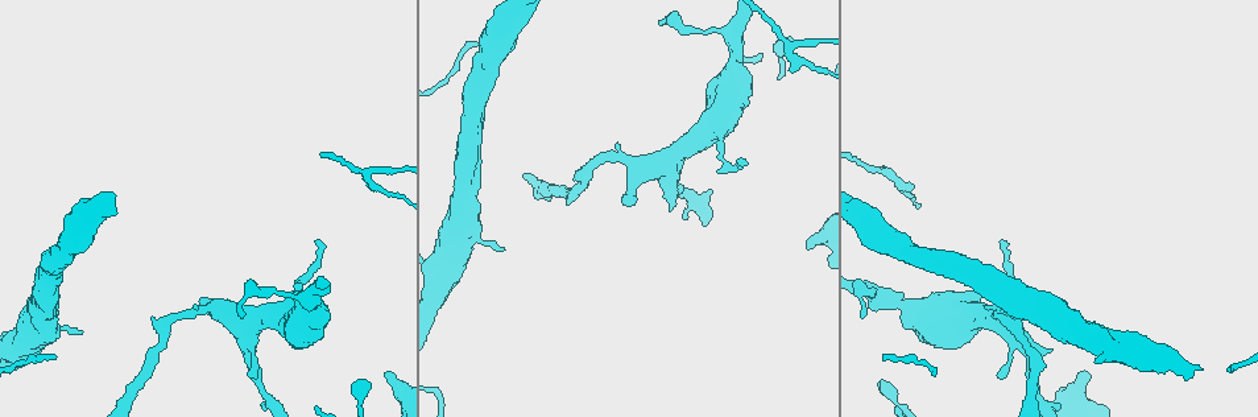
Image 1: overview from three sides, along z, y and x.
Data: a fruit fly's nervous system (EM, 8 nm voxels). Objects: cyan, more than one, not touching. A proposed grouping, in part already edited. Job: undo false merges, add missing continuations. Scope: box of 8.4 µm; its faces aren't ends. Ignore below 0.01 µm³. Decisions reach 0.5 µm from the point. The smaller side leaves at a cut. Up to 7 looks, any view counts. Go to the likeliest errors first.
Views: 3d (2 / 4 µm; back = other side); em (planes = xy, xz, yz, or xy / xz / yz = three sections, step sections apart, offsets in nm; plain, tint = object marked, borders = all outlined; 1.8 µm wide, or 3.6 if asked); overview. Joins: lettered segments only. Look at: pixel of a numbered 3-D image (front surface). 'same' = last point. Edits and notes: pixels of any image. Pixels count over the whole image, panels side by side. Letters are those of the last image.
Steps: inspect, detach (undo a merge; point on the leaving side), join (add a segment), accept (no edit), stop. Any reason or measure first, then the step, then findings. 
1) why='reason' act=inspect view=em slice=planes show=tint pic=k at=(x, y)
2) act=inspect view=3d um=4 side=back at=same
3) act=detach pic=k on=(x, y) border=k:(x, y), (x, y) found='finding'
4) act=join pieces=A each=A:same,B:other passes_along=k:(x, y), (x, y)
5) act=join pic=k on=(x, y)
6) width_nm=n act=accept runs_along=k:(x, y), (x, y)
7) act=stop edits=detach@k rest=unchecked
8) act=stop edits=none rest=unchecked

why='branch stops here' act=inspect view=3d um=4 pic=1 at=(1087, 375)

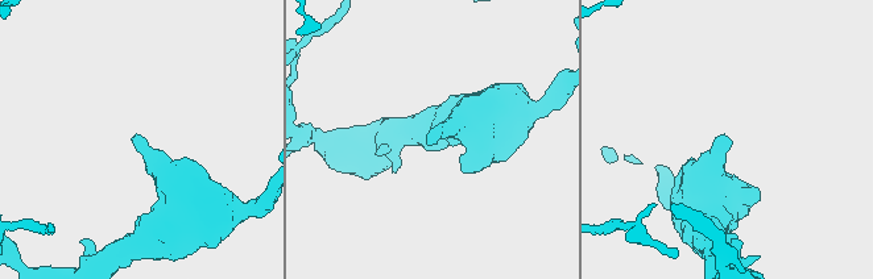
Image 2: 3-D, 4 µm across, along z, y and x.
act=inspect view=em slice=planes show=borders pic=2 at=(427, 143)

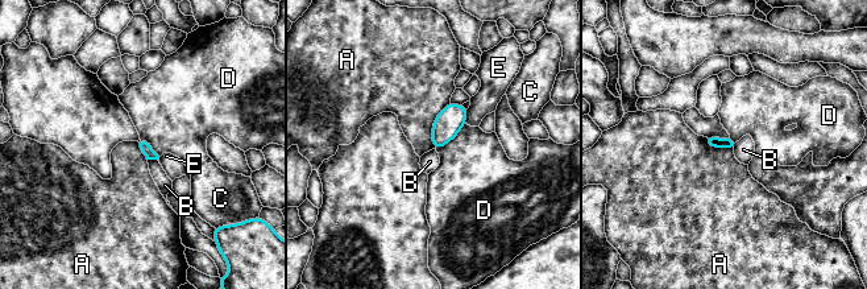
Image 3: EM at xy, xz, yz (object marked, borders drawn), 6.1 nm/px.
act=accept each=A:other,B:other,C:other,D:other,E:other border=3:(449, 102), (434, 122), (432, 148) found='none of them fits'

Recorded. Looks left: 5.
why='three-way junction' act=inspect view=3d um=4 side=back pic=1 at=(792, 46)

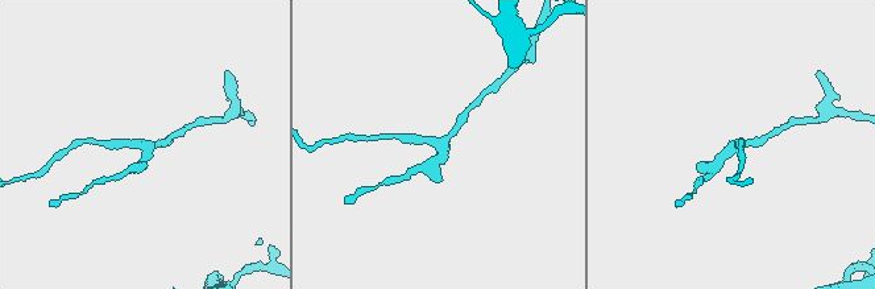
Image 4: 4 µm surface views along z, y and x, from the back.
arms=3 act=inspect view=em slice=planes show=borders pic=4 at=(144, 145)

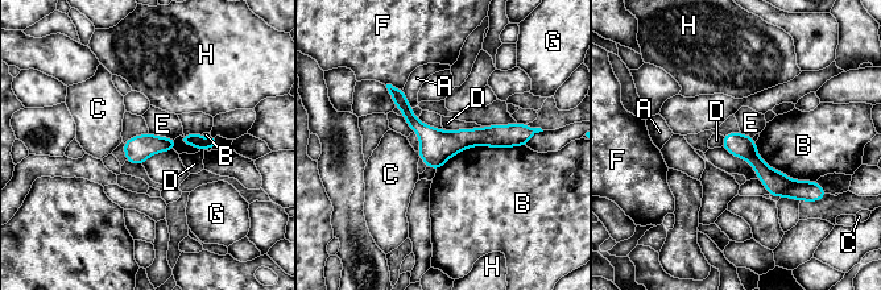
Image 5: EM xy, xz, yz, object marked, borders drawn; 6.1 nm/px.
act=accept each=A:other,B:other,C:other,D:other,E:other,F:other,G:other,H:other found='one cell here'

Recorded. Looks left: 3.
why='tapers out' act=inspect view=3d um=2 pic=1 at=(238, 311)

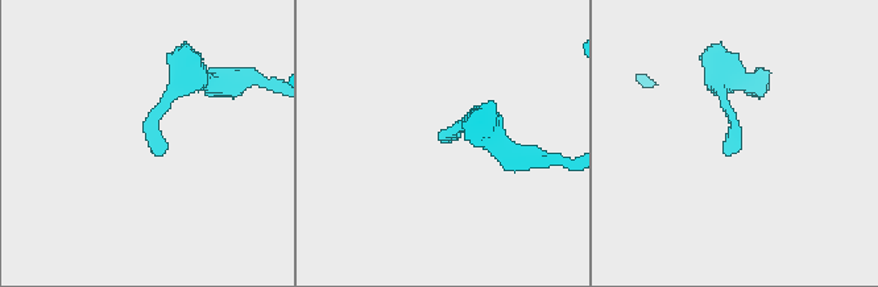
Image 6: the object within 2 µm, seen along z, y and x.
why='need the tissue' act=inspect view=em slice=planes show=borders pic=6 at=(737, 142)

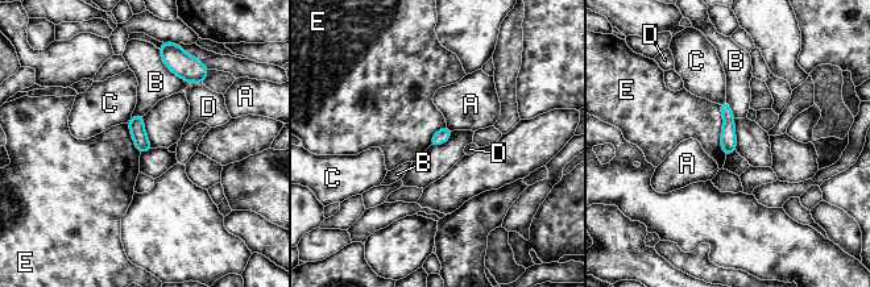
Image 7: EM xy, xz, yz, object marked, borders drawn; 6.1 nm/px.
width_nm=90 act=accept each=A:other,B:other,C:other,D:other,E:other border=7:(717, 104), (725, 157) found='no lettered segment goes on from it'

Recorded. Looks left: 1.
act=stop edits=none rest=unchecked

